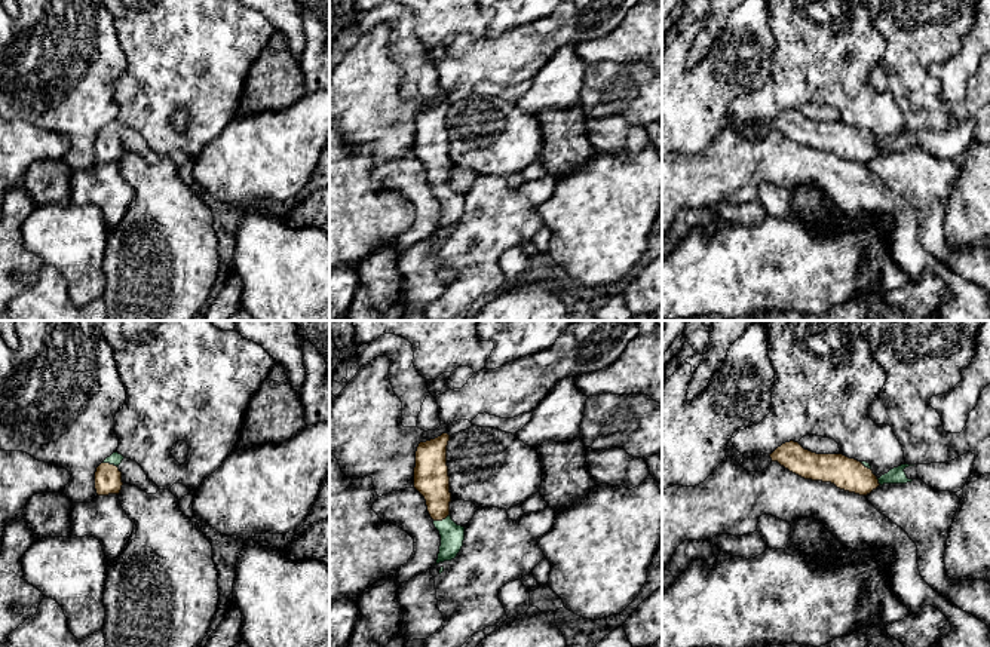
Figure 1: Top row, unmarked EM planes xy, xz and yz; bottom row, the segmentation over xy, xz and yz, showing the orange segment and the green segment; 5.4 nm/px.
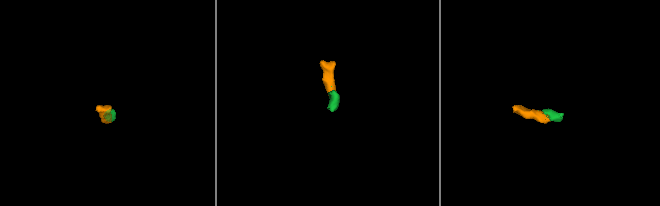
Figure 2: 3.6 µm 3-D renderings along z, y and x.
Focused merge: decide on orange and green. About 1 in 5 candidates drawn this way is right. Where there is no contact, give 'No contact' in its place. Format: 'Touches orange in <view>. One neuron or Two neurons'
Touches orange in xy. One neuron

